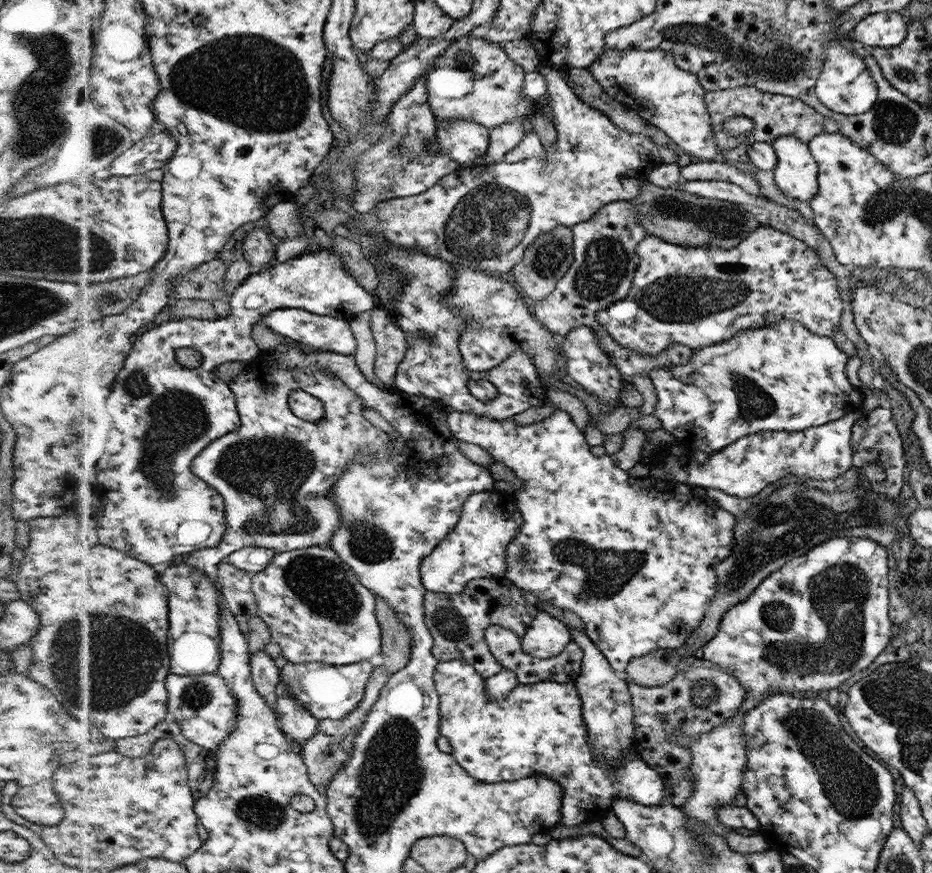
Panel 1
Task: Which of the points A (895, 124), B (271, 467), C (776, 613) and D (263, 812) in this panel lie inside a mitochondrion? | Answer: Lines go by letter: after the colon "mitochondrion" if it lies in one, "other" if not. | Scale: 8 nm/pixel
A: mitochondrion
B: mitochondrion
C: mitochondrion
D: mitochondrion

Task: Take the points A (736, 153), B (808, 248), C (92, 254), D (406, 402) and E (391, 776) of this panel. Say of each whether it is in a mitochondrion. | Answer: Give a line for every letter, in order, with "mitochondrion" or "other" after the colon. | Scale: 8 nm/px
A: other
B: other
C: mitochondrion
D: other
E: mitochondrion

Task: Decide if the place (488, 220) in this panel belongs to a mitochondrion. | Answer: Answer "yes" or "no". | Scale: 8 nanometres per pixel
yes

